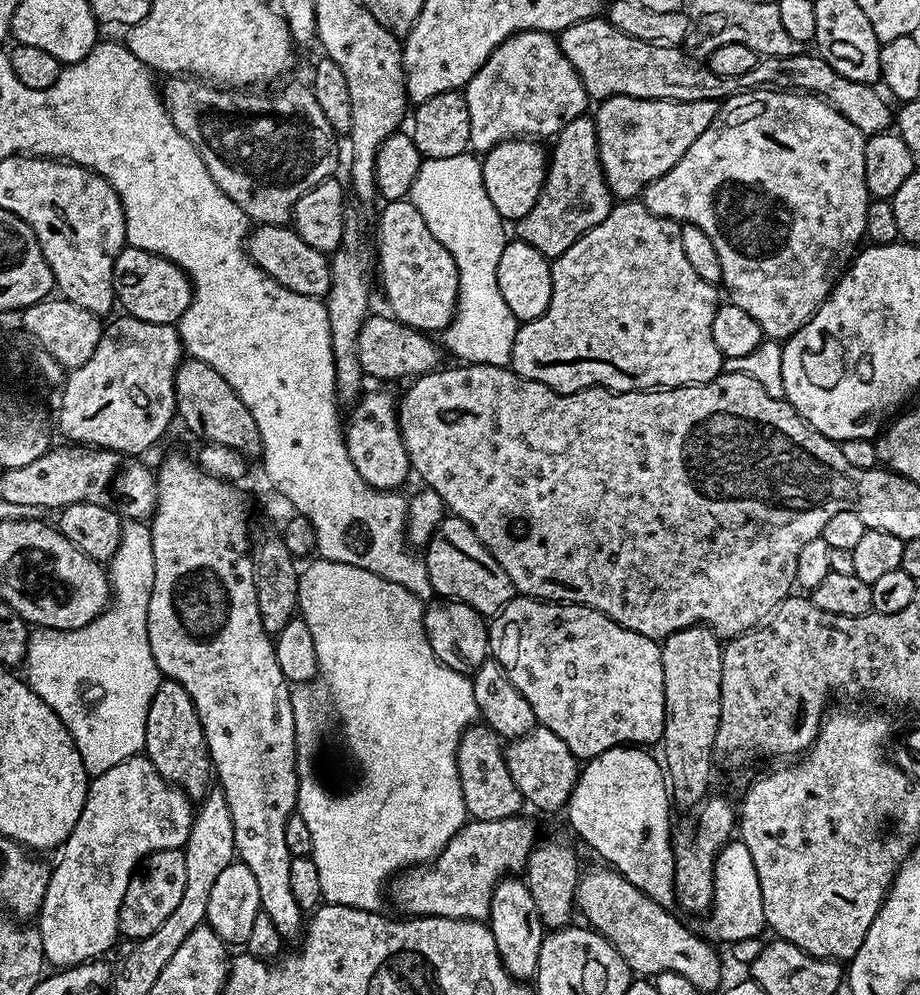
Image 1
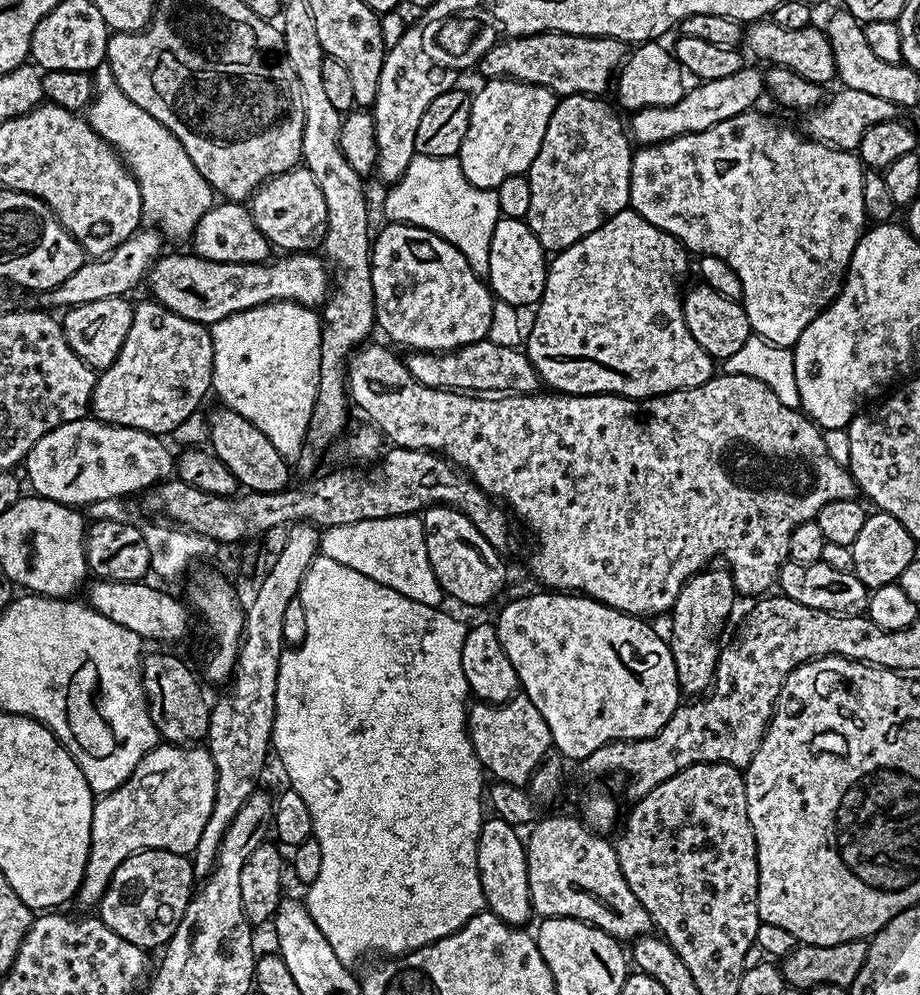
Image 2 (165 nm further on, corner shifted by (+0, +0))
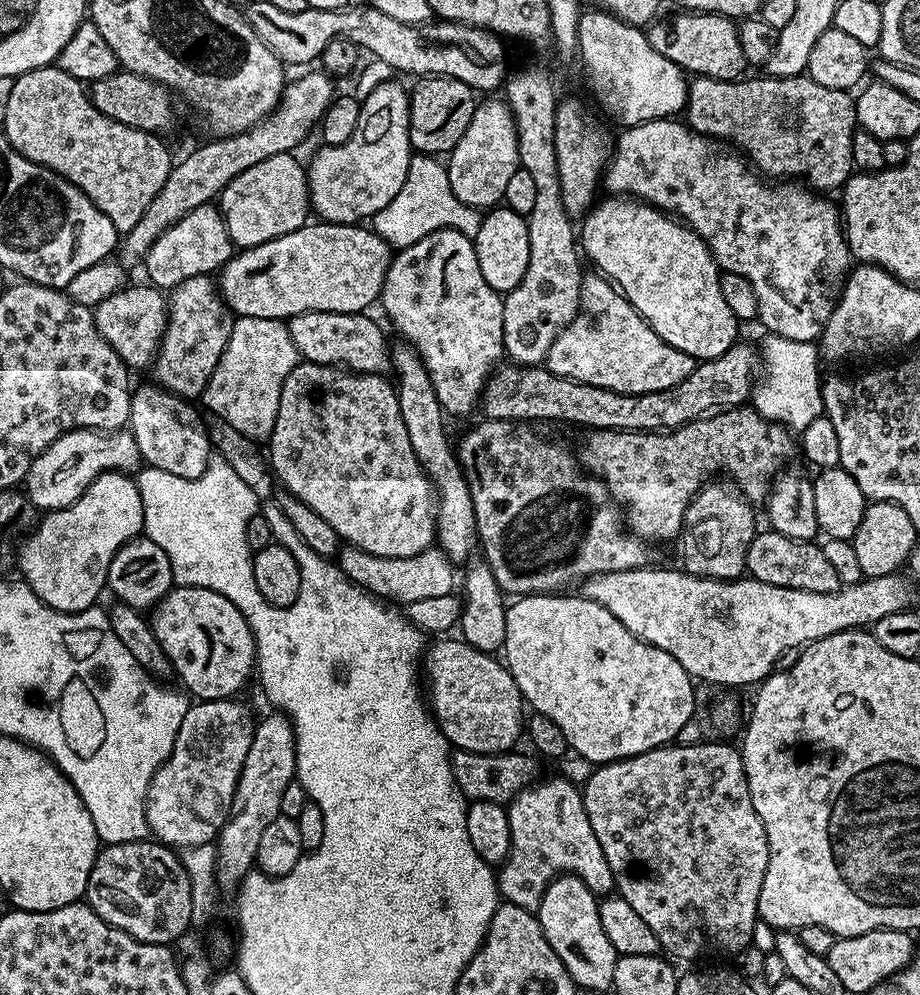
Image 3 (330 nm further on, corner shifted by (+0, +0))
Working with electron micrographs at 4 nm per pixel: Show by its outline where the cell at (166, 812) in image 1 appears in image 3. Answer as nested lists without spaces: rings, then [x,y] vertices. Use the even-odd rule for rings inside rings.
[[[229,698],[226,700],[201,700],[193,703],[186,710],[186,714],[182,718],[182,726],[178,726],[178,734],[174,742],[174,750],[166,758],[166,762],[162,762],[162,766],[157,768],[152,781],[148,784],[148,798],[144,805],[144,816],[148,820],[148,831],[159,843],[171,846],[176,850],[187,850],[189,848],[197,848],[203,844],[215,841],[220,835],[220,827],[228,821],[228,811],[232,805],[234,798],[234,790],[238,786],[238,778],[242,774],[242,766],[246,762],[246,750],[250,750],[250,742],[252,741],[252,730],[254,727],[254,716],[248,713],[248,708],[244,704],[239,704],[239,699]]]

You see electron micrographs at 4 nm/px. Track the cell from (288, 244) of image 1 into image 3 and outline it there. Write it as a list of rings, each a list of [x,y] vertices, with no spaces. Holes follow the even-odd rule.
[[[210,203],[198,206],[198,210],[190,210],[190,214],[186,214],[186,218],[174,222],[174,226],[170,226],[163,232],[154,242],[154,246],[150,246],[148,257],[144,259],[143,267],[145,269],[148,268],[149,277],[147,276],[147,279],[155,287],[161,290],[171,290],[171,288],[178,286],[186,278],[207,276],[215,273],[217,270],[223,268],[232,259],[233,255],[234,245],[230,234],[226,230],[224,216],[215,203]]]

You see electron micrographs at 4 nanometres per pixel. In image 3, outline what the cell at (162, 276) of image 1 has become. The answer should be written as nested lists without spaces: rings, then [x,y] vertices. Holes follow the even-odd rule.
[[[309,222],[290,234],[282,234],[270,242],[237,251],[219,269],[218,287],[220,295],[237,317],[270,318],[287,322],[307,312],[364,312],[372,303],[375,305],[379,301],[393,255],[393,249],[387,241],[372,231],[371,227]]]

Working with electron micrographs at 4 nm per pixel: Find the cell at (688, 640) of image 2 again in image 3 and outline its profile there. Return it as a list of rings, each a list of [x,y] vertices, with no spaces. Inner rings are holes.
[[[716,478],[705,483],[688,504],[684,524],[680,528],[678,545],[680,556],[684,559],[683,571],[711,580],[741,579],[748,567],[746,554],[750,542],[758,531],[751,507],[753,505],[748,497],[731,479]]]

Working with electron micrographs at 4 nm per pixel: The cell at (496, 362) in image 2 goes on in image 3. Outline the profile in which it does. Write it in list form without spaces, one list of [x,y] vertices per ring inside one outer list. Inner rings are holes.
[[[737,342],[726,354],[713,360],[701,360],[690,378],[682,378],[678,386],[670,386],[661,392],[646,394],[626,394],[615,392],[602,386],[590,386],[570,378],[554,374],[547,366],[521,366],[511,362],[497,367],[484,383],[482,393],[482,412],[490,420],[515,420],[517,422],[536,422],[532,420],[565,420],[568,424],[581,424],[584,430],[614,430],[615,432],[672,432],[675,428],[686,426],[695,420],[703,420],[709,414],[738,408],[749,403],[754,385],[761,371],[762,361],[759,351],[748,344]]]

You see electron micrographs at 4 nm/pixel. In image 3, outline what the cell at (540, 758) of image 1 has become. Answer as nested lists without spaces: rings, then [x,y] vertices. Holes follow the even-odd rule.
[[[452,638],[433,639],[436,641],[427,645],[422,656],[426,696],[436,725],[453,749],[478,754],[513,751],[526,728],[526,704],[514,678],[495,655],[470,646],[462,638],[448,639]]]

